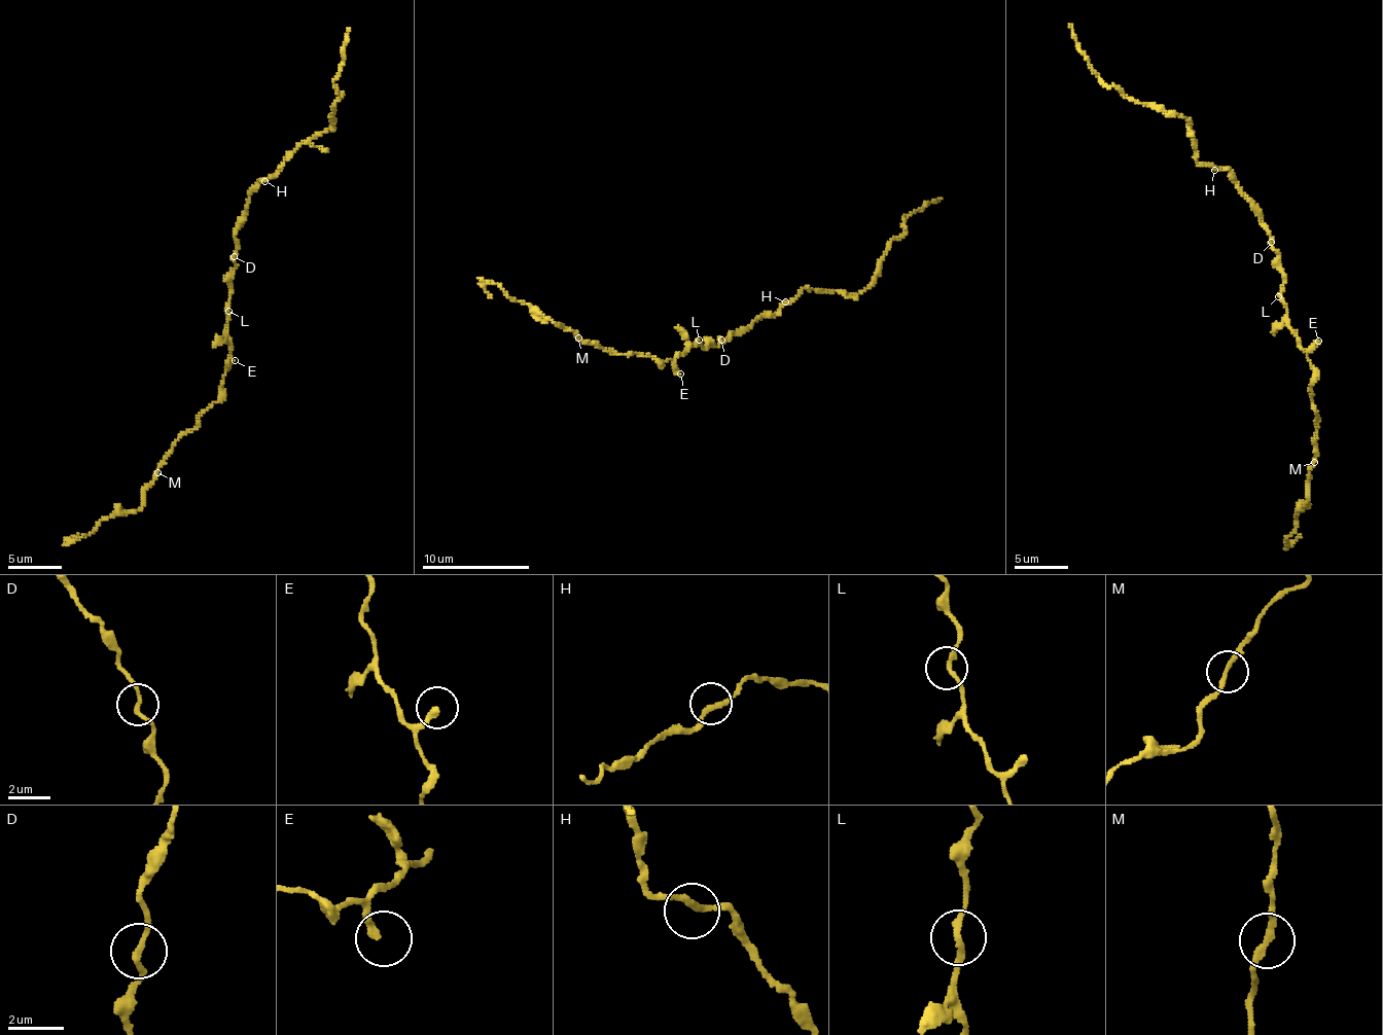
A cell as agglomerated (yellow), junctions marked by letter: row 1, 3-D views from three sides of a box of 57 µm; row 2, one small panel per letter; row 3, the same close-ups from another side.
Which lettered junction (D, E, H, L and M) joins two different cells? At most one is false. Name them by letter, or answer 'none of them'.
none of them

